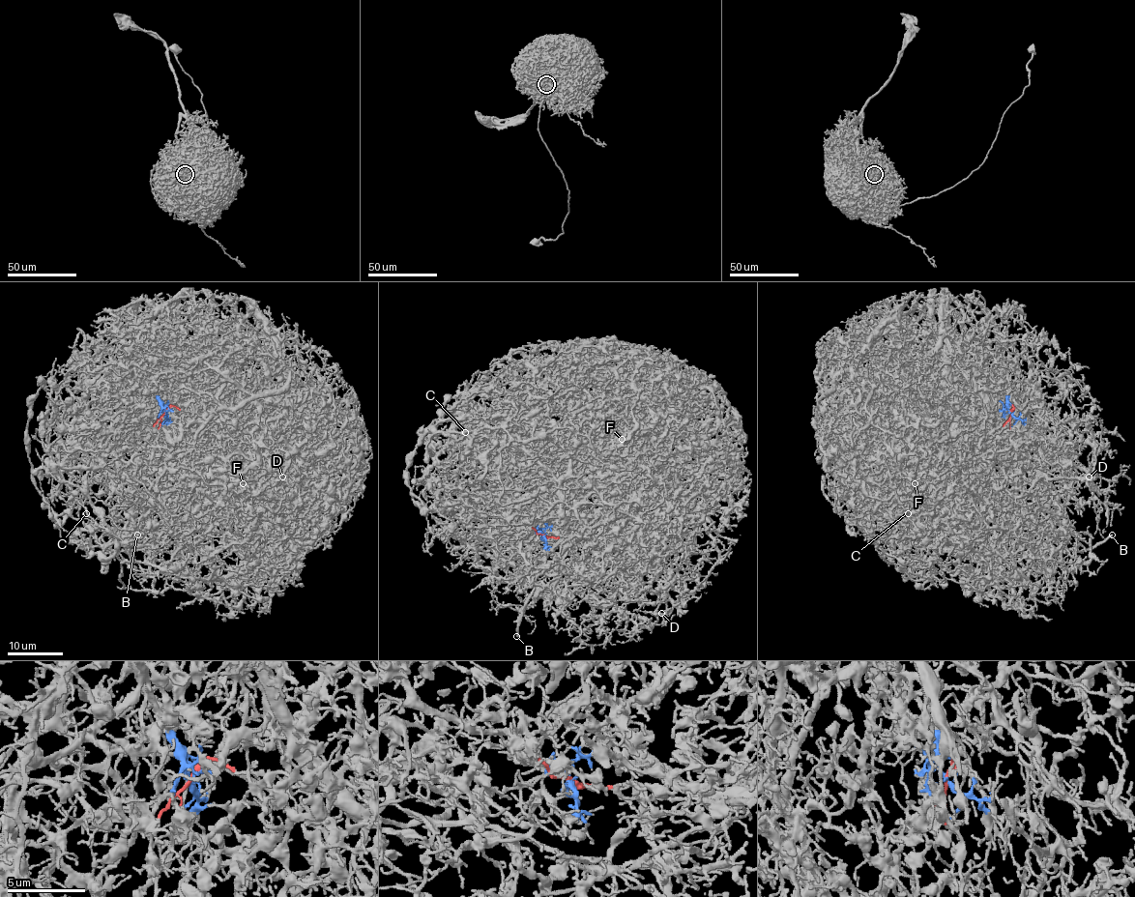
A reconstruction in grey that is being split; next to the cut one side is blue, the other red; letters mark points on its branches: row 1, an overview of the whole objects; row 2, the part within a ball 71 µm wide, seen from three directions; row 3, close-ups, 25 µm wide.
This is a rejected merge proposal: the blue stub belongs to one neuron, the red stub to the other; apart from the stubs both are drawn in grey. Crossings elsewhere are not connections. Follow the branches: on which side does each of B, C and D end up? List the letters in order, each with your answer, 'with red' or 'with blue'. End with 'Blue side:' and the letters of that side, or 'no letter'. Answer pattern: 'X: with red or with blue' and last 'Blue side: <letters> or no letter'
B: with red
C: with red
D: with blue
Blue side: D

